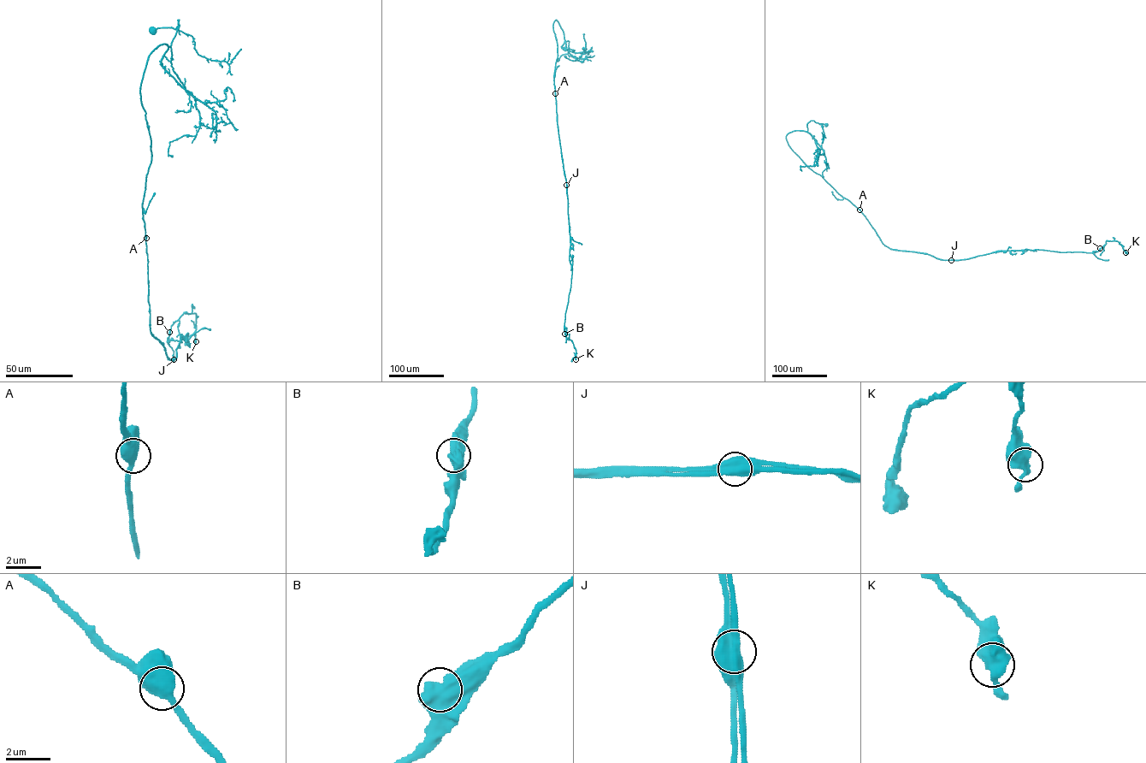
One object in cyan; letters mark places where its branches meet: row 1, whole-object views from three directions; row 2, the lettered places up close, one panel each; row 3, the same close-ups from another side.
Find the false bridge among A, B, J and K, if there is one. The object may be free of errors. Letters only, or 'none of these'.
J

